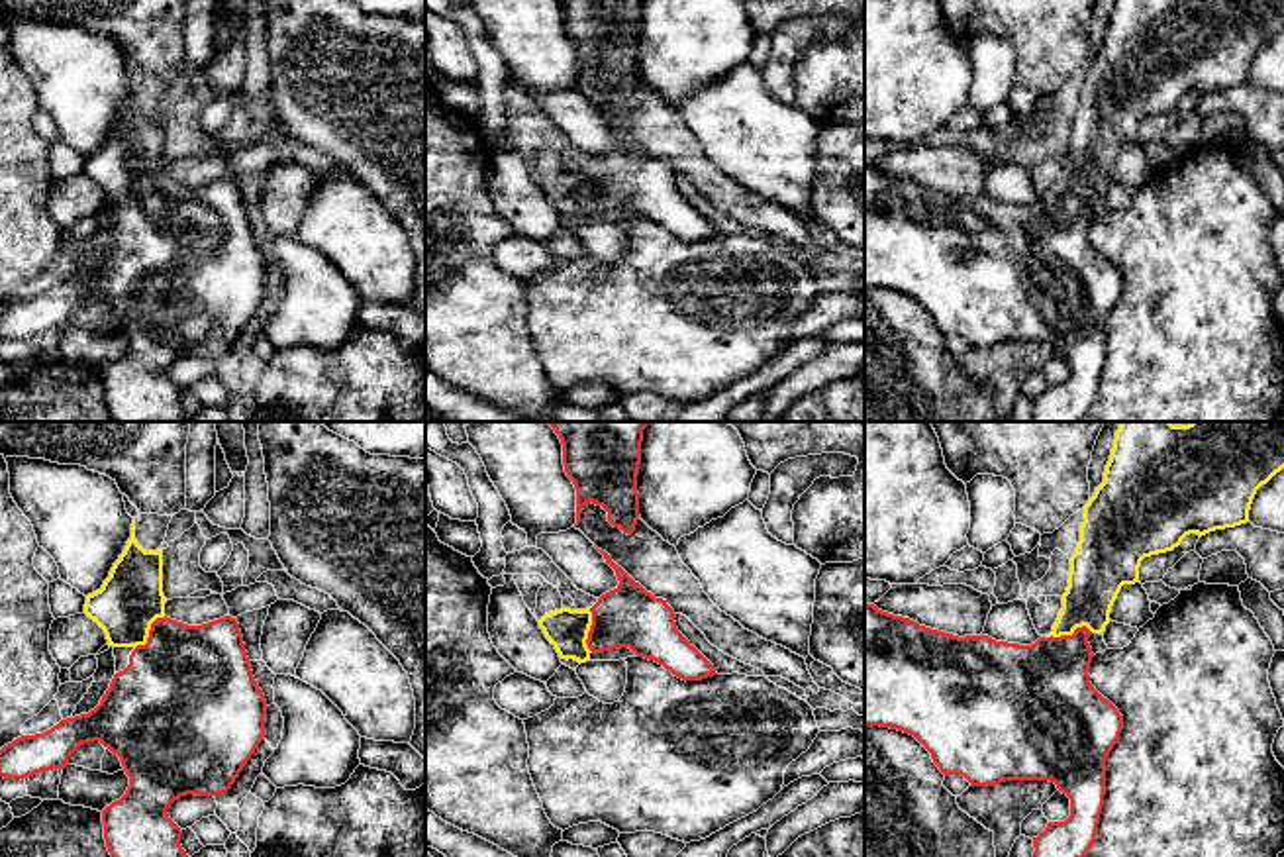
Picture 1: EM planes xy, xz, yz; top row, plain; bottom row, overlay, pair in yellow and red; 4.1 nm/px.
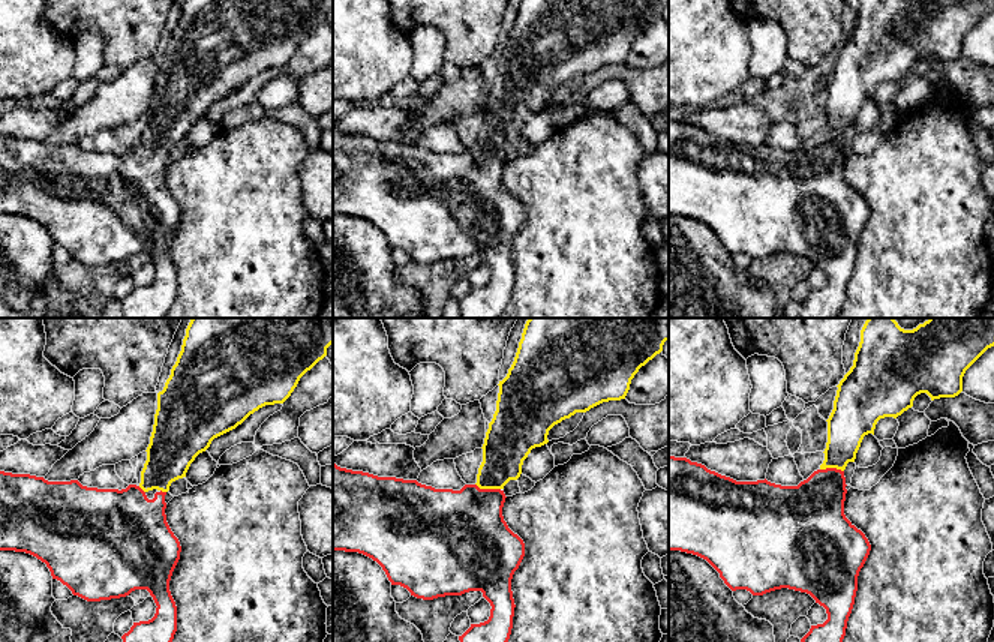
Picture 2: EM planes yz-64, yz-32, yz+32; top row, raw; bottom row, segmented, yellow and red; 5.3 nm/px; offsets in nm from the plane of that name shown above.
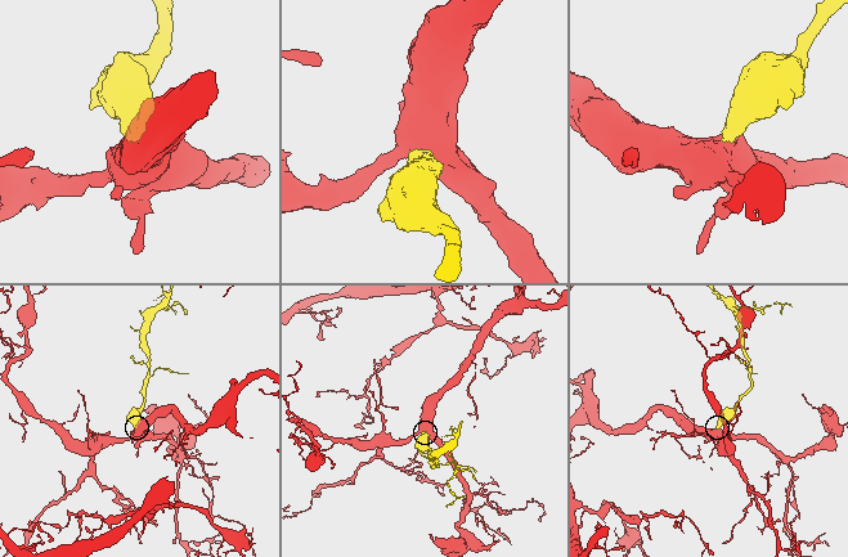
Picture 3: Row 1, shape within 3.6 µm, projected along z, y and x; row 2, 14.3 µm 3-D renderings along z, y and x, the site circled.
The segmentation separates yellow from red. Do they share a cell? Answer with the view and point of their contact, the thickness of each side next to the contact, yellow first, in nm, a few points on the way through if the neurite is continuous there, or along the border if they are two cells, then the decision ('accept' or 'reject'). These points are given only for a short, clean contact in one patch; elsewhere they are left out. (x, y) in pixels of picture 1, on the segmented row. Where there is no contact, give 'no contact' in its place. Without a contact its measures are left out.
xz (589, 630) | 170/260 nm | across xz (567, 630), (589, 630), (628, 616) | accept

